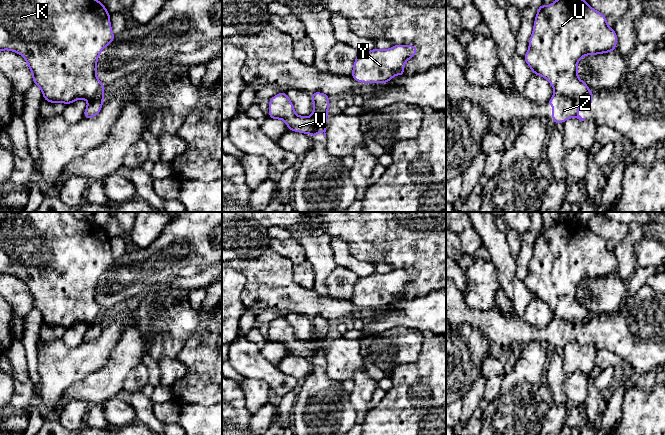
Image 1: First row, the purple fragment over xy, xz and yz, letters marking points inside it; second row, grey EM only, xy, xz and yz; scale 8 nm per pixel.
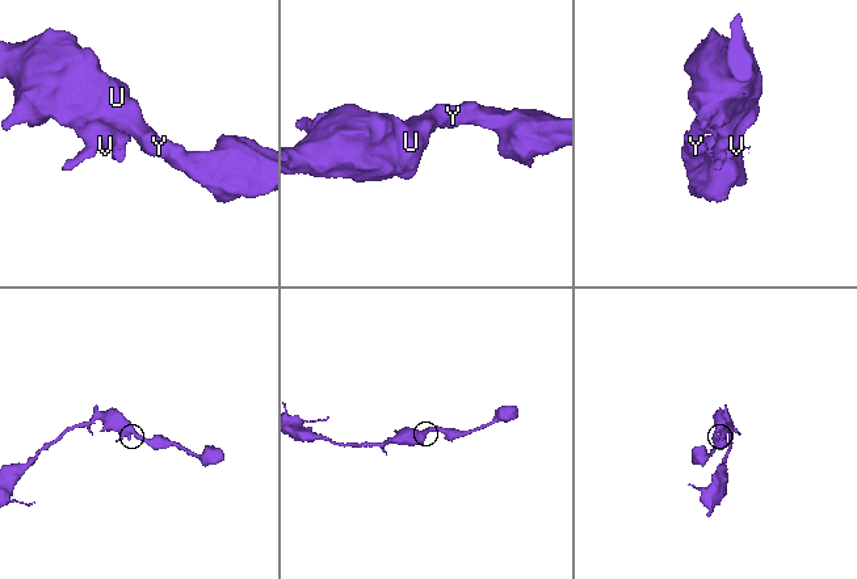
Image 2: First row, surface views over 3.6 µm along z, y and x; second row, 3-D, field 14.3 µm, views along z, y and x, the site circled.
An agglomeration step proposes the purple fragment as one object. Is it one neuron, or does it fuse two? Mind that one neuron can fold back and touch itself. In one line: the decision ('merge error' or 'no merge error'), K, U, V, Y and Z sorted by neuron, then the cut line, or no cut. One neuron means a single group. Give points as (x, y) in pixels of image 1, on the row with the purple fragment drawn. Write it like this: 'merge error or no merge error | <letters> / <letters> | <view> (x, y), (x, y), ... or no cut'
merge error | K U V Y / Z | yz (591, 92), (582, 98), (566, 98), (554, 93)

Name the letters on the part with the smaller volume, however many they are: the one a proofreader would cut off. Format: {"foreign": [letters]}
{"foreign": ["Z"]}

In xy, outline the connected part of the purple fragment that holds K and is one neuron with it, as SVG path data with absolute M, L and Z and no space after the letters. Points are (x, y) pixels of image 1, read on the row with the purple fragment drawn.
M0 0L0 51L9 50L20 54L31 70L34 84L38 85L43 98L50 103L65 103L70 105L76 100L90 101L104 95L104 85L97 78L97 61L101 51L107 47L115 36L112 32L110 14L104 4L98 0Z

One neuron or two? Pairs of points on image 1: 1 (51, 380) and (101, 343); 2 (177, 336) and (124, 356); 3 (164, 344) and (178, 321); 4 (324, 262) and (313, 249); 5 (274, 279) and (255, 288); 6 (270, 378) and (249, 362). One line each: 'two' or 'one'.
1: one
2: two
3: one
4: one
5: one
6: one

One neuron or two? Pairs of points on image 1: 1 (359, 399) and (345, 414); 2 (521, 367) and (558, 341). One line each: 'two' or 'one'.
1: two
2: two

